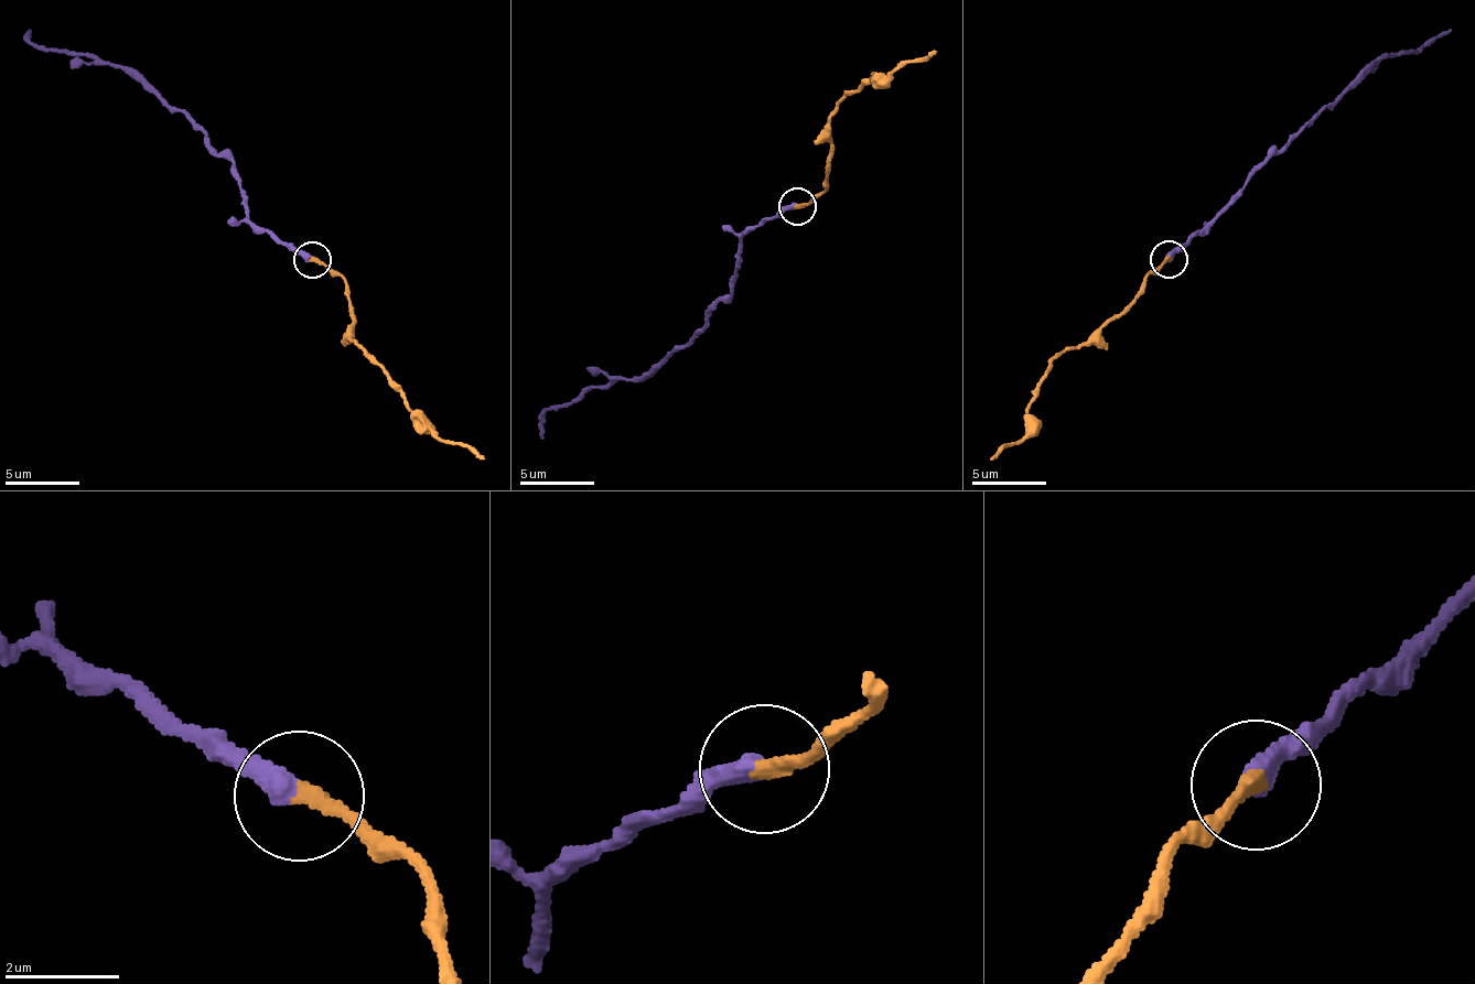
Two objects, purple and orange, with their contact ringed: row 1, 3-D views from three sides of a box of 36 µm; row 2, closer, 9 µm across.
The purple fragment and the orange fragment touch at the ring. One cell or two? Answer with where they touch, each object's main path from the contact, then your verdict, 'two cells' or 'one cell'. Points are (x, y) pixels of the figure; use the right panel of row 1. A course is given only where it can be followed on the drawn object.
(1169, 259) | purple via (1169, 260), (1247, 174), (1323, 109), (1333, 108), (1370, 66), (1411, 50), (1417, 53), (1451, 28) | orange via (1169, 260), (1134, 299), (1093, 336), (1052, 363), (1026, 412), (1025, 433), (1001, 446), (989, 460) | one cell

